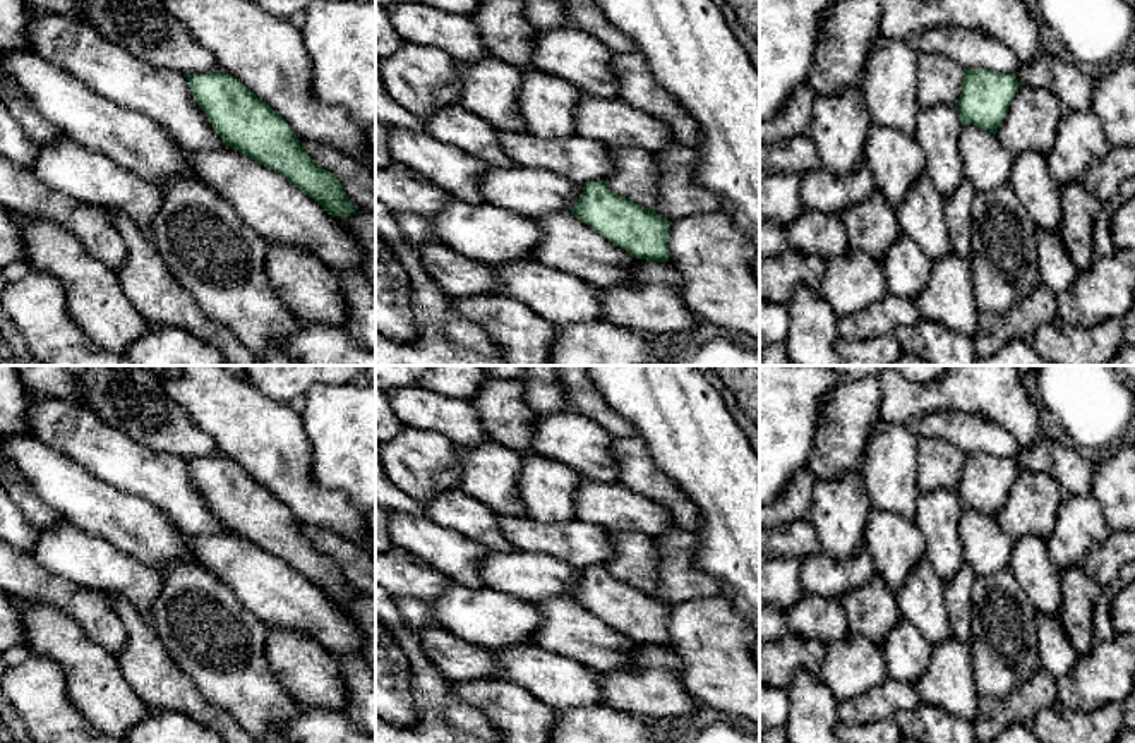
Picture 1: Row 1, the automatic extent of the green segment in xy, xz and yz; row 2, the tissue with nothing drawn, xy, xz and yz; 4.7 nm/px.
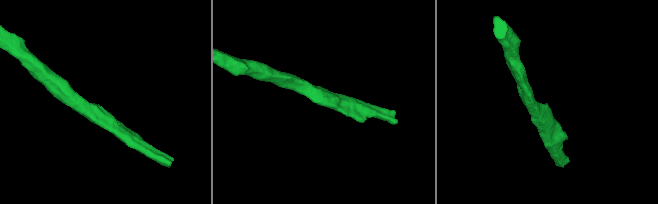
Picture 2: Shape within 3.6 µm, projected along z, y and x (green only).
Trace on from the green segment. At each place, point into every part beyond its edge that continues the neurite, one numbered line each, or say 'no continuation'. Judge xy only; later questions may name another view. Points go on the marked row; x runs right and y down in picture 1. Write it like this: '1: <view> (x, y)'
no continuation

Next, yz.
no continuation

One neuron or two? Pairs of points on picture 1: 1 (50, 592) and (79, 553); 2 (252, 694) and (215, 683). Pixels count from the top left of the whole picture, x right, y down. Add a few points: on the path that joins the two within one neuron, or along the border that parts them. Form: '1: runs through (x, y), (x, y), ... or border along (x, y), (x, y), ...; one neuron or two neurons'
1: border along (31, 555), (47, 568), (98, 592); two neurons
2: runs through (244, 685), (223, 683); one neuron

